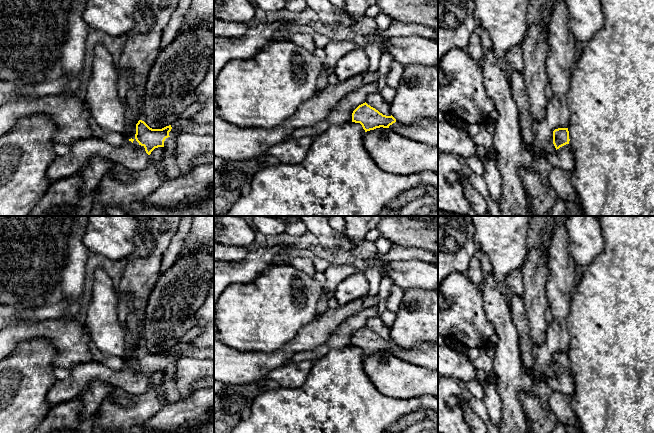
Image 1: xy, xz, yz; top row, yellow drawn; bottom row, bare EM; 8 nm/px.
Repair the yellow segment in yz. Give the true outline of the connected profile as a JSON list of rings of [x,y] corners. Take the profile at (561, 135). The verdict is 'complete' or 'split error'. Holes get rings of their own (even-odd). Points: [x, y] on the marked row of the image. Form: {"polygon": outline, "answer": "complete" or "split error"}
{"polygon": [[[568,128],[555,129],[553,131],[553,144],[556,152],[547,154],[545,158],[553,167],[573,172],[575,168],[575,158],[569,141]]], "answer": "split error"}

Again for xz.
{"polygon": [[[365,102],[353,111],[352,122],[360,123],[365,132],[380,127],[390,128],[407,139],[438,147],[438,121],[420,121],[405,125],[398,122],[392,115],[383,115]]], "answer": "split error"}

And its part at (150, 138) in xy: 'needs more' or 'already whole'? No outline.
needs more

